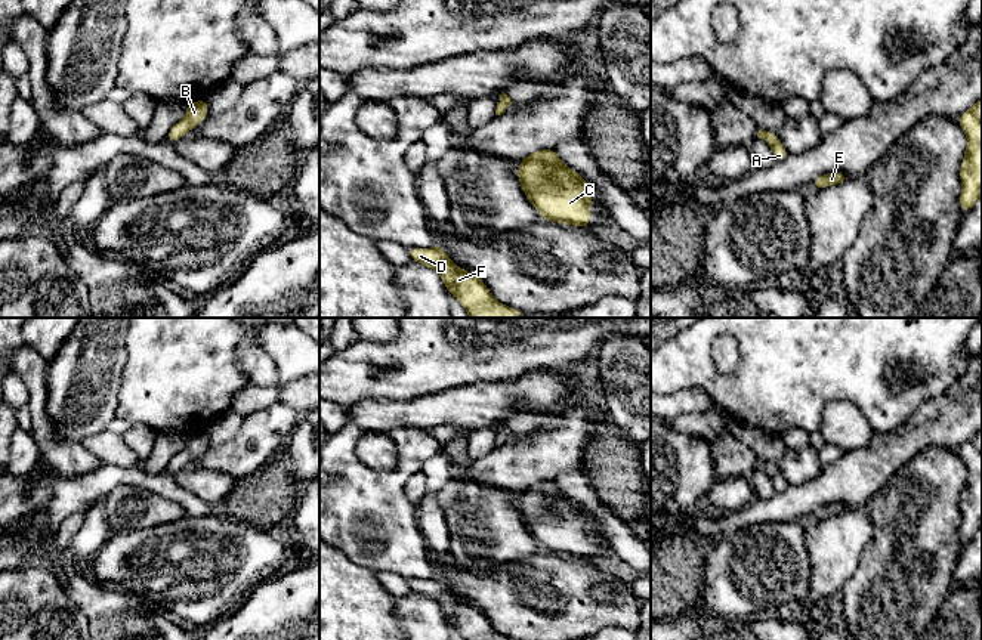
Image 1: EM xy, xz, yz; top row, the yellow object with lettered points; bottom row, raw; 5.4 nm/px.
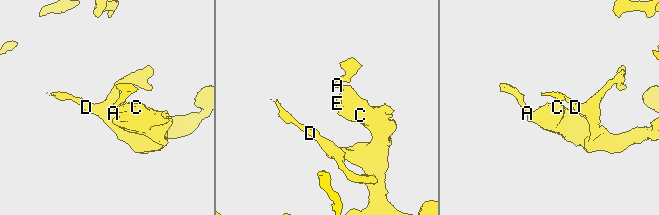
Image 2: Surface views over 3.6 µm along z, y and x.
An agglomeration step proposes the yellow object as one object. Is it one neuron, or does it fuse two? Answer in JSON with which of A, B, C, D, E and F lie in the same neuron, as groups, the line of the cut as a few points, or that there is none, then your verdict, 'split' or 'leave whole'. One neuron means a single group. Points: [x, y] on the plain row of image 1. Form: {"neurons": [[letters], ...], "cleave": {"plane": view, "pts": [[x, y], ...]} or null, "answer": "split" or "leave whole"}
{"neurons": [["A", "B", "C", "D", "E", "F"]], "cleave": null, "answer": "leave whole"}

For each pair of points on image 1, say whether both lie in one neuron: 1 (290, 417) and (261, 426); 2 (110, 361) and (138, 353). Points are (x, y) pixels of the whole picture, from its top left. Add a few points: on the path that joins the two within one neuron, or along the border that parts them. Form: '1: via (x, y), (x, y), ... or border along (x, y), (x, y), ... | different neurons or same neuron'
1: via (283, 419), (268, 426) | same neuron
2: border along (127, 333), (126, 364), (119, 390) | different neurons

